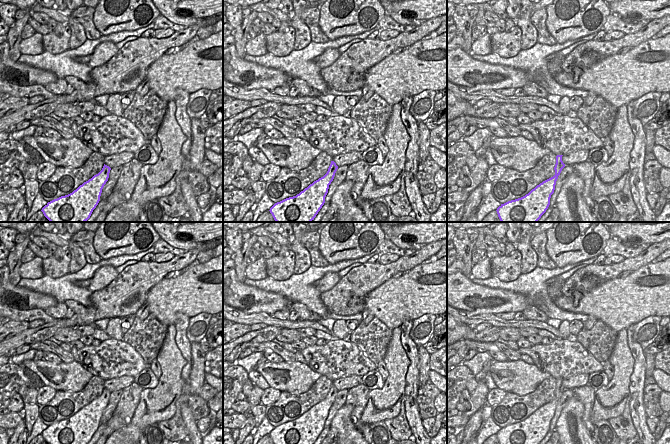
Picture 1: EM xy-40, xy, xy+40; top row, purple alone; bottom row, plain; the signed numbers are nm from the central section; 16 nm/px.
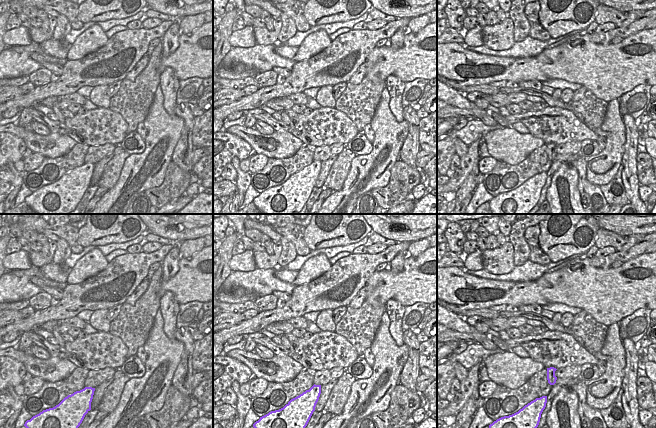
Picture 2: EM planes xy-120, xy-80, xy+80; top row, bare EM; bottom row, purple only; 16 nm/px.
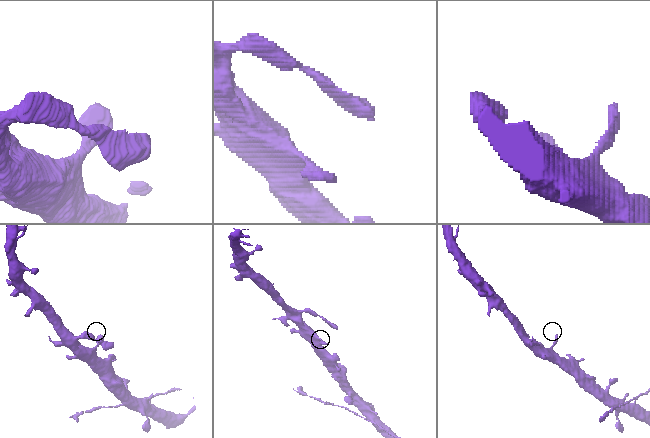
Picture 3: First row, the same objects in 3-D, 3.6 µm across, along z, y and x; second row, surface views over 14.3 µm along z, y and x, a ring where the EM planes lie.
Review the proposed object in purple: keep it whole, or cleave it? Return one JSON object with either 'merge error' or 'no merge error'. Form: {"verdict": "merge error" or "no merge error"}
{"verdict": "no merge error"}

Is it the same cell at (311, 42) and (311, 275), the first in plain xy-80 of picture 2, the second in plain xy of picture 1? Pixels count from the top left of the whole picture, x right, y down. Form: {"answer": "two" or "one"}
{"answer": "two"}

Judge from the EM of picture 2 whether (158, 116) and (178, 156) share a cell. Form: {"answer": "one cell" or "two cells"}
{"answer": "two cells"}

